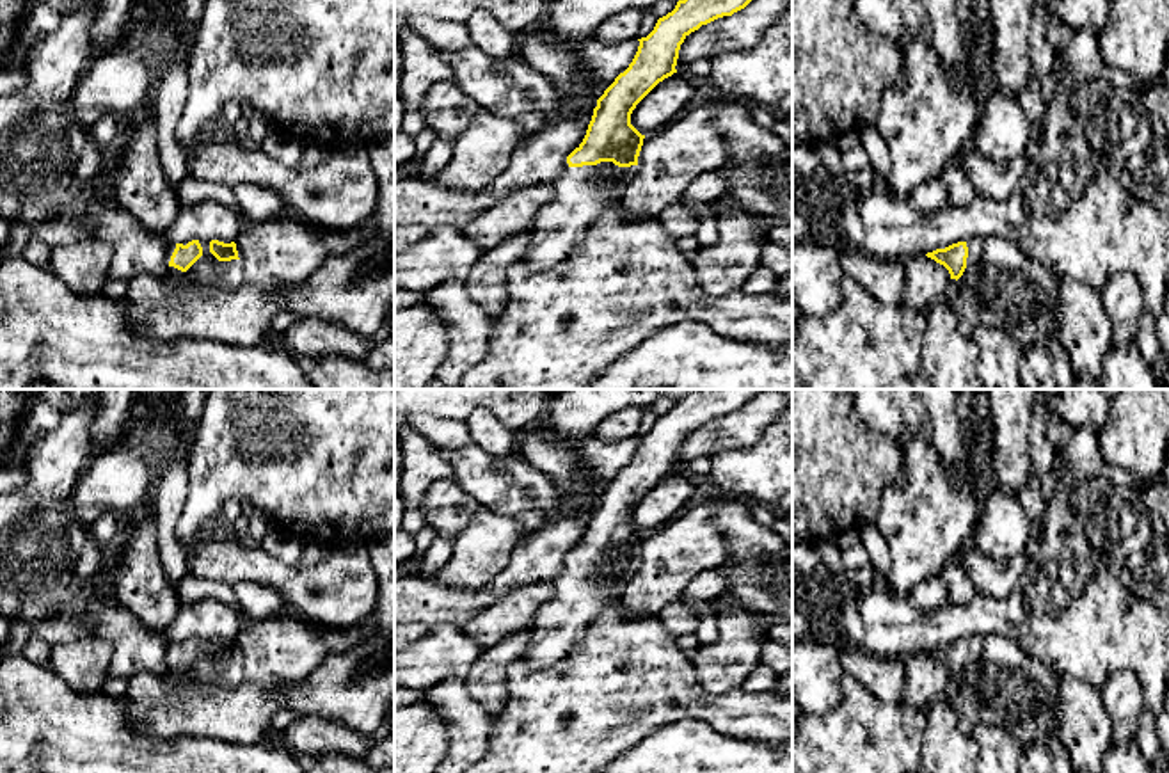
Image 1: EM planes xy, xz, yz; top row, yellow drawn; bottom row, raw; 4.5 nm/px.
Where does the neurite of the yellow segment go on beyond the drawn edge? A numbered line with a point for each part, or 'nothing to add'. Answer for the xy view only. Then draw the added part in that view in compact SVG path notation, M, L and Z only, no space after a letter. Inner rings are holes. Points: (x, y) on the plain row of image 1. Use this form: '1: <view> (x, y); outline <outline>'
1: xy (210, 674); outline M210 640L199 642L203 654L187 670L169 665L169 679L172 682L188 682L203 693L213 695L243 681L242 657L219 659L210 650Z

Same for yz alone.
1: yz (1013, 690); outline M998 634L968 638L966 645L966 666L958 681L975 691L982 723L1006 729L1022 748L1046 732L1057 734L1055 666L1029 656Z

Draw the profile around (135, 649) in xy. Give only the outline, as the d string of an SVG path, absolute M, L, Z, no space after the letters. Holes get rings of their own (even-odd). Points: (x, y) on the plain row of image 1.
M123 606L107 608L89 627L87 636L112 643L108 675L131 677L139 672L169 677L167 638L147 631Z

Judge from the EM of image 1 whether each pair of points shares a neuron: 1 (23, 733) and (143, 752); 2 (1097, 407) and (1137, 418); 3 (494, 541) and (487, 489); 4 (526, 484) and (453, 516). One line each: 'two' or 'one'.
1: one
2: two
3: two
4: two

